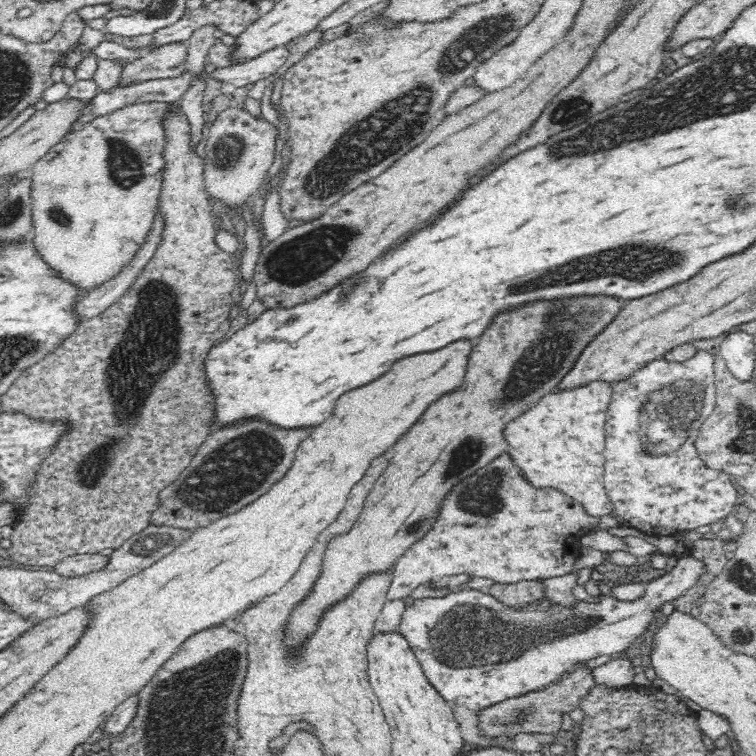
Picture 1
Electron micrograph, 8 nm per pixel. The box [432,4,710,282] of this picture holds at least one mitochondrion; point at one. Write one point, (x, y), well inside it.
(458, 56)

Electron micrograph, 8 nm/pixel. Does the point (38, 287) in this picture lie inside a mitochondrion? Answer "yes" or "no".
no

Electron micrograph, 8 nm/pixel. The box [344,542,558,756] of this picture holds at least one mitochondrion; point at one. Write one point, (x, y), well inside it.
(516, 717)

